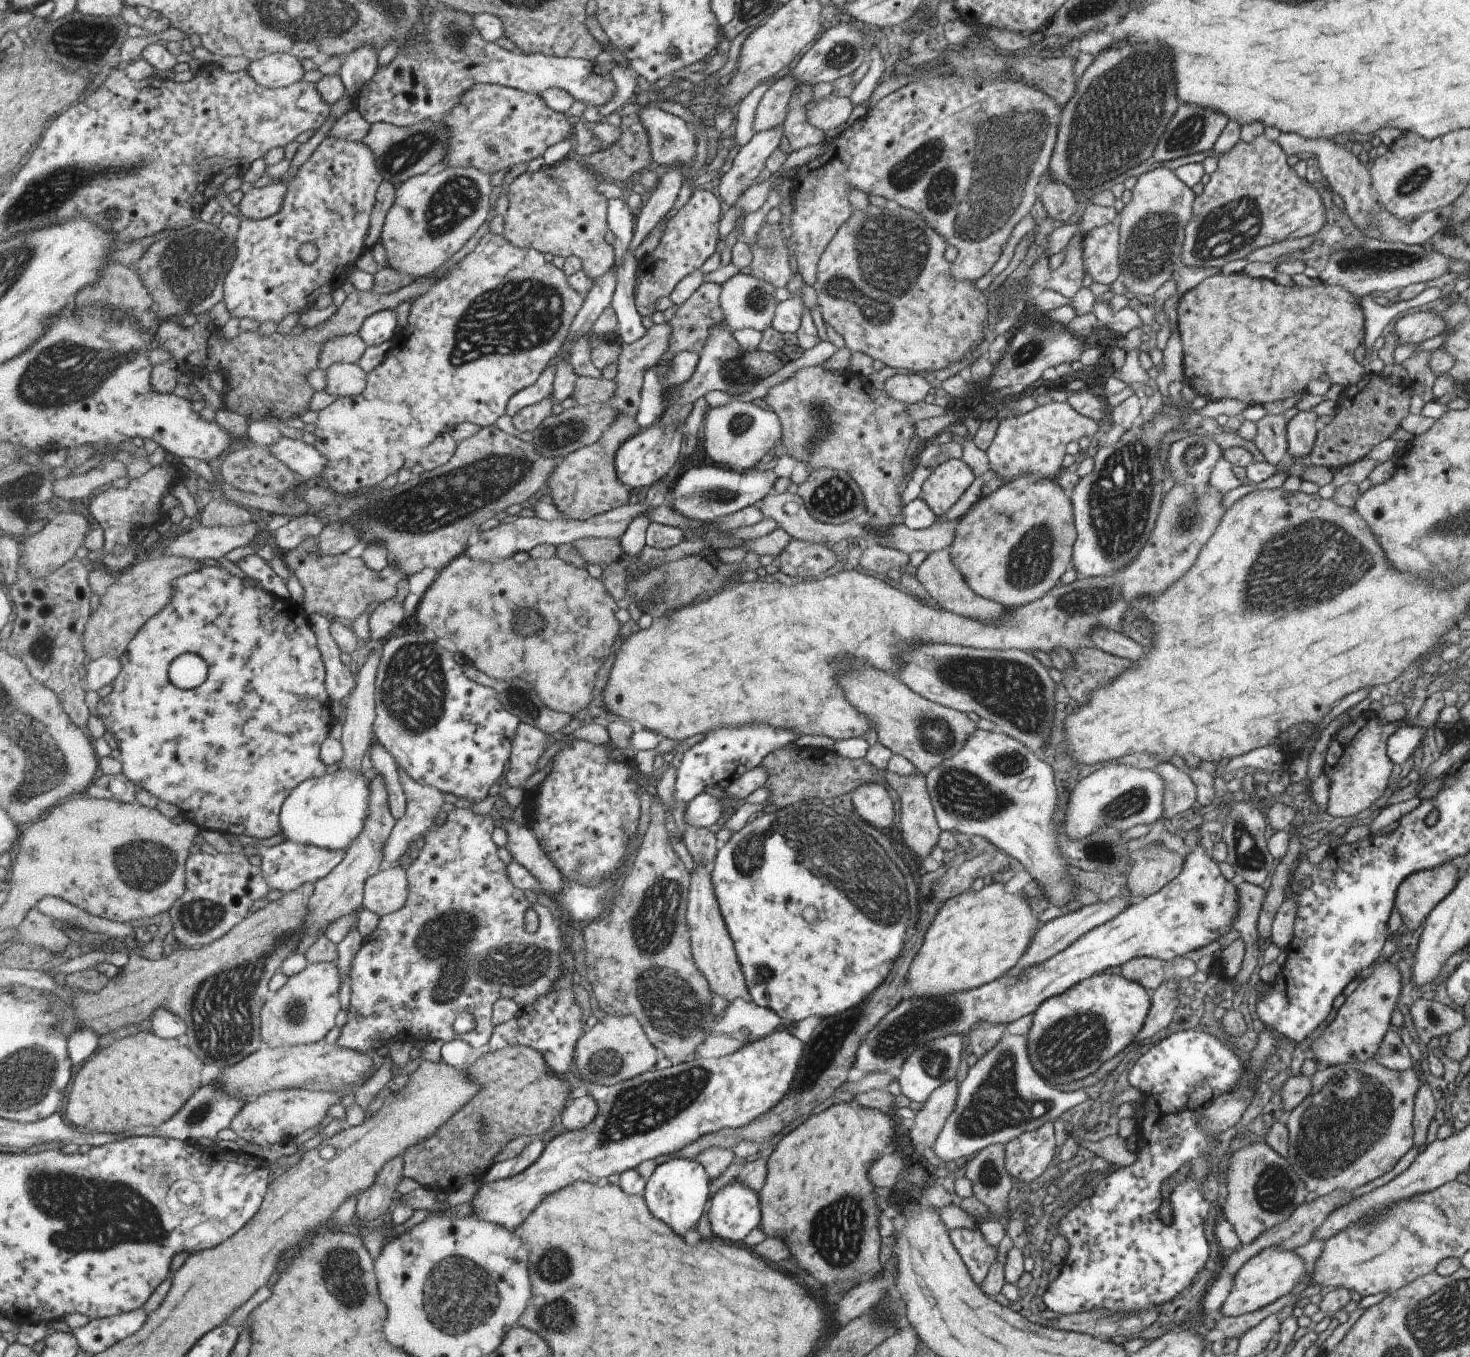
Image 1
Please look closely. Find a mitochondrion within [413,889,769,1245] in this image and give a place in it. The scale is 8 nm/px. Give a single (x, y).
(635, 1111)

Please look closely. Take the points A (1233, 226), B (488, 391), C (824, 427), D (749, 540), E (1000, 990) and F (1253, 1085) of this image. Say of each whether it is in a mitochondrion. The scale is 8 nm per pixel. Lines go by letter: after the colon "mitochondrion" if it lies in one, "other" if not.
A: mitochondrion
B: other
C: mitochondrion
D: other
E: other
F: other

